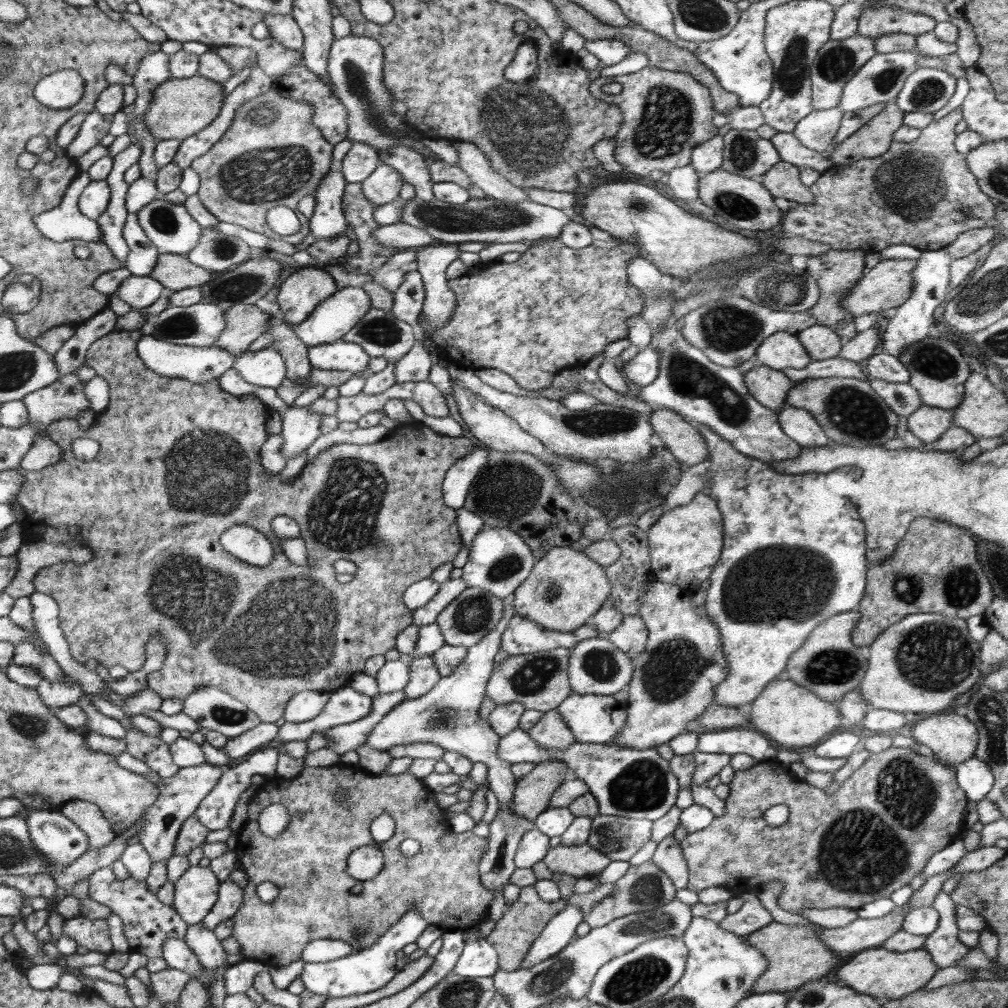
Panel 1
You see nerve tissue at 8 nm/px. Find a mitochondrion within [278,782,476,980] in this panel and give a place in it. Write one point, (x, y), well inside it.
(361, 928)

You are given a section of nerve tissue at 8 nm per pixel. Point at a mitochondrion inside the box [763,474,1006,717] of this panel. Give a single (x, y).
(934, 656)

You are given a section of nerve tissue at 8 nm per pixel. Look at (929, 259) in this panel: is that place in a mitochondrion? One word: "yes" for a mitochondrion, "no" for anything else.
no

